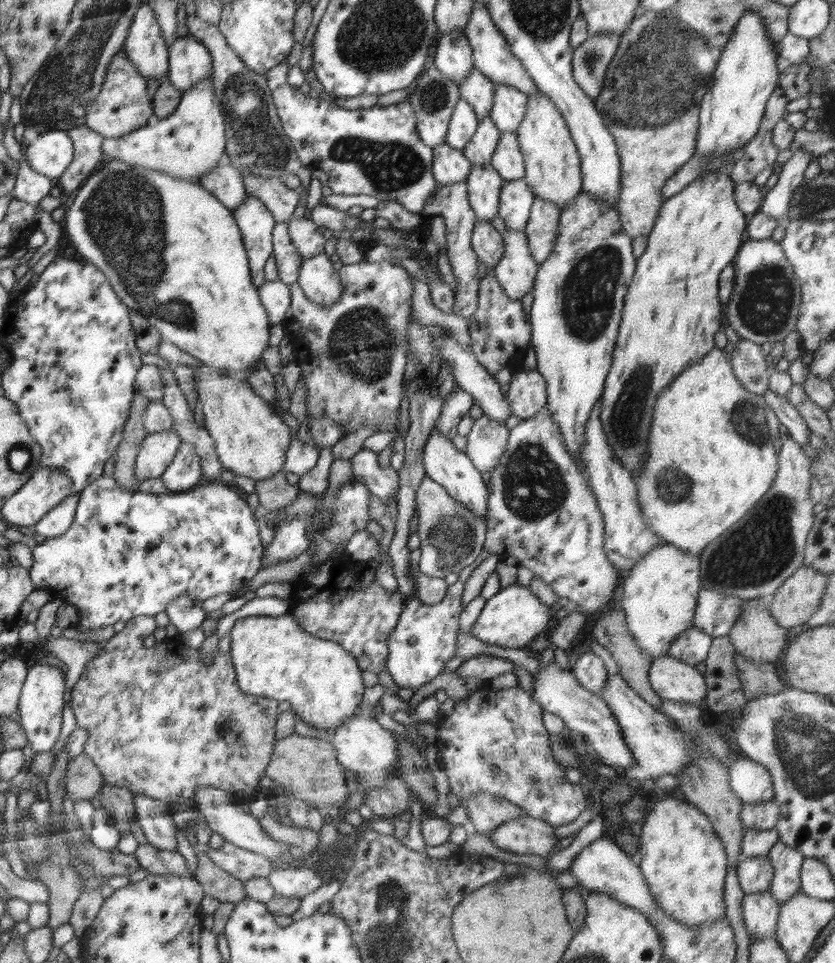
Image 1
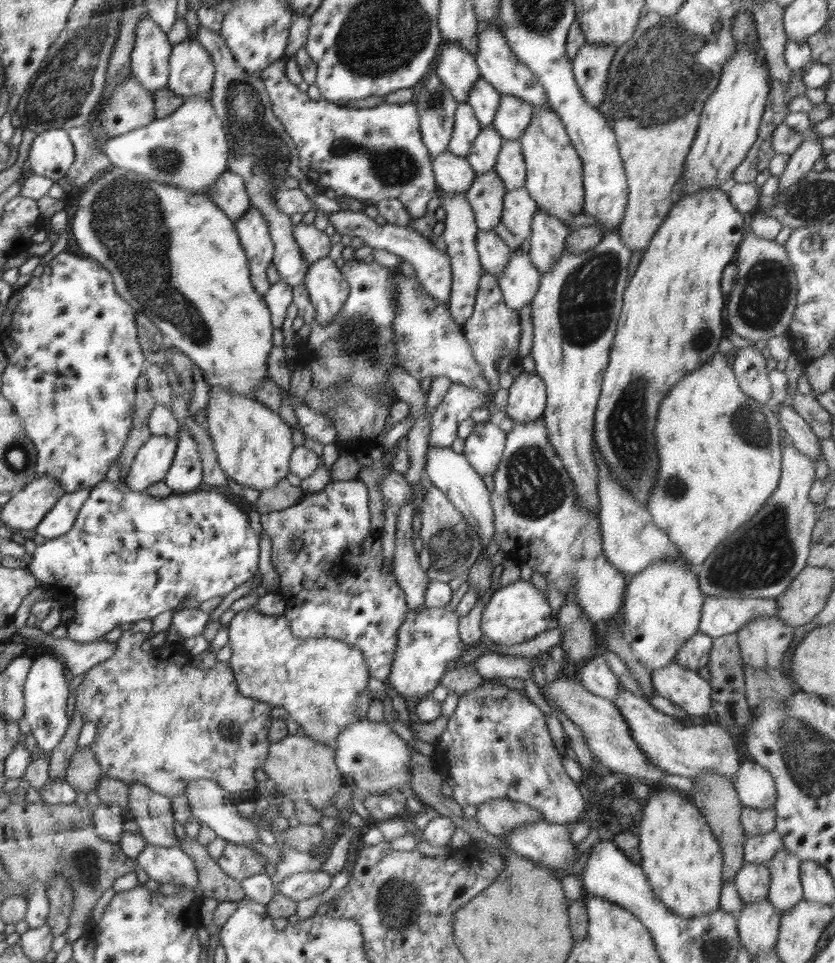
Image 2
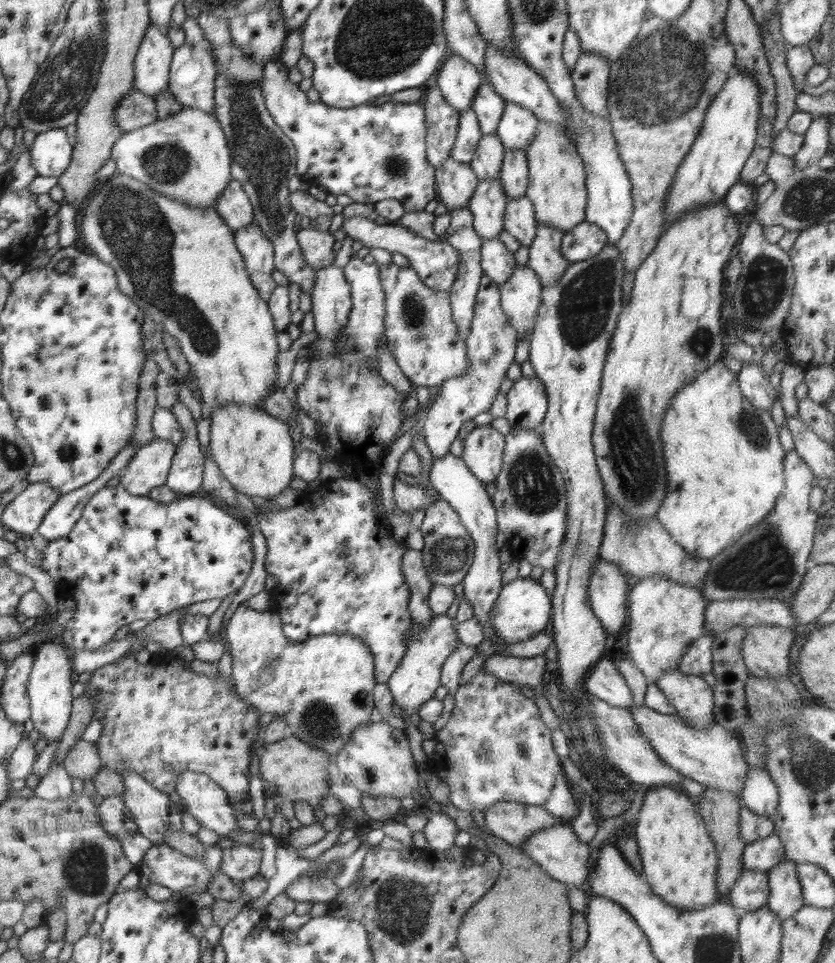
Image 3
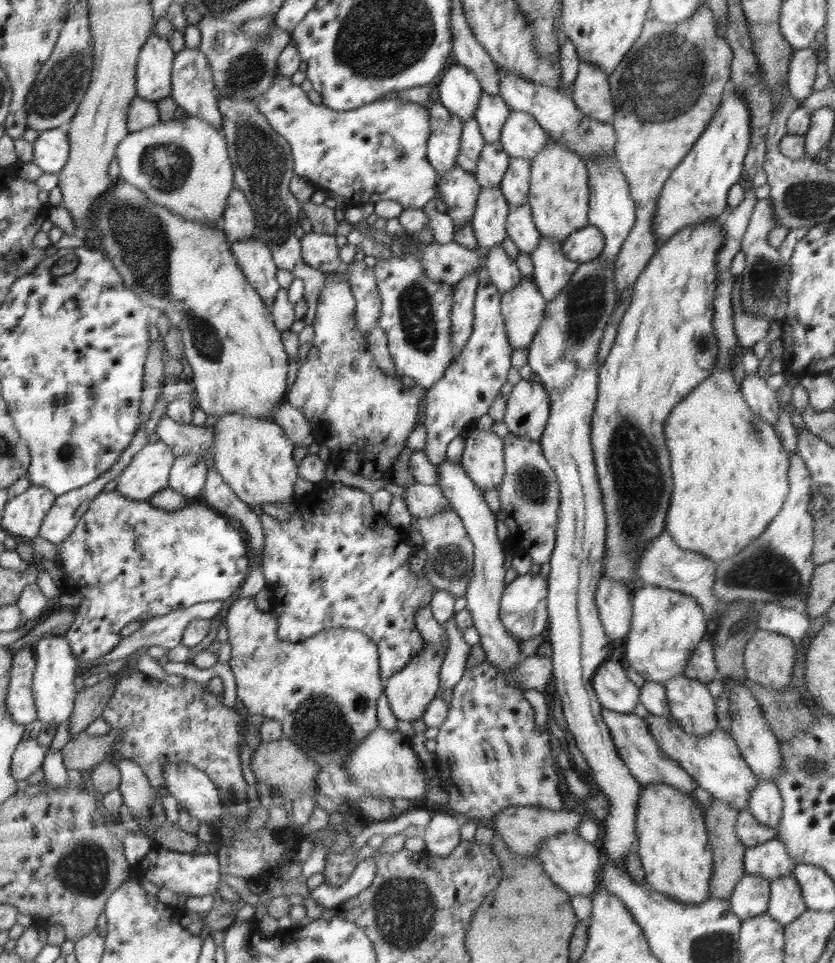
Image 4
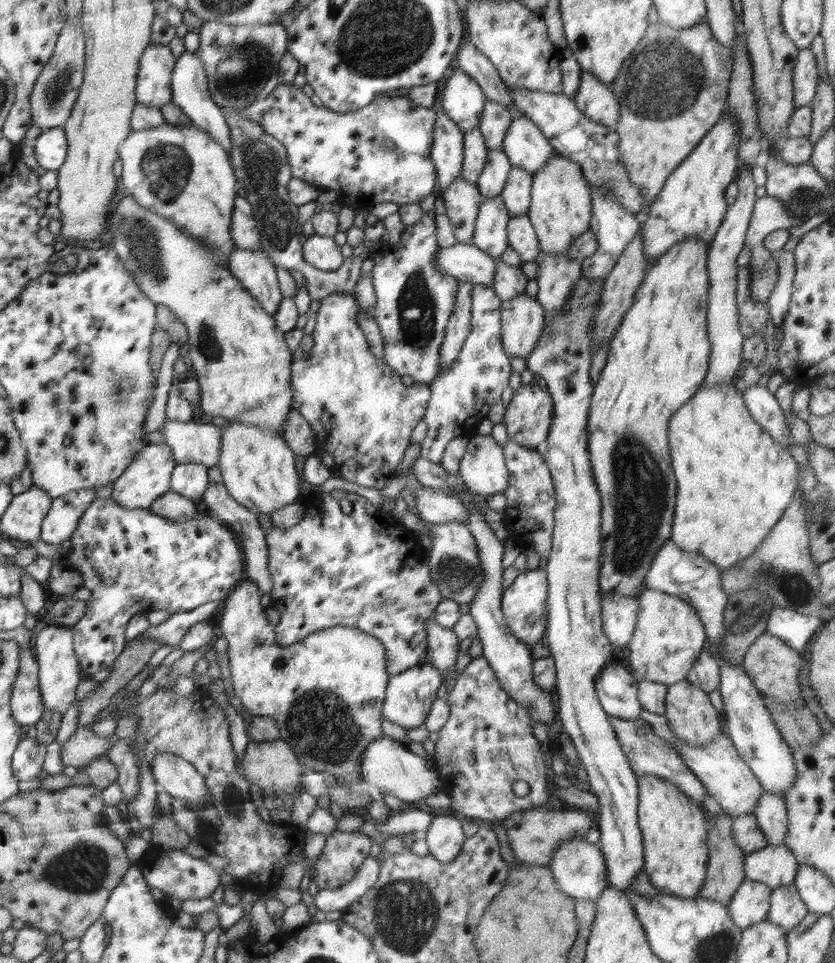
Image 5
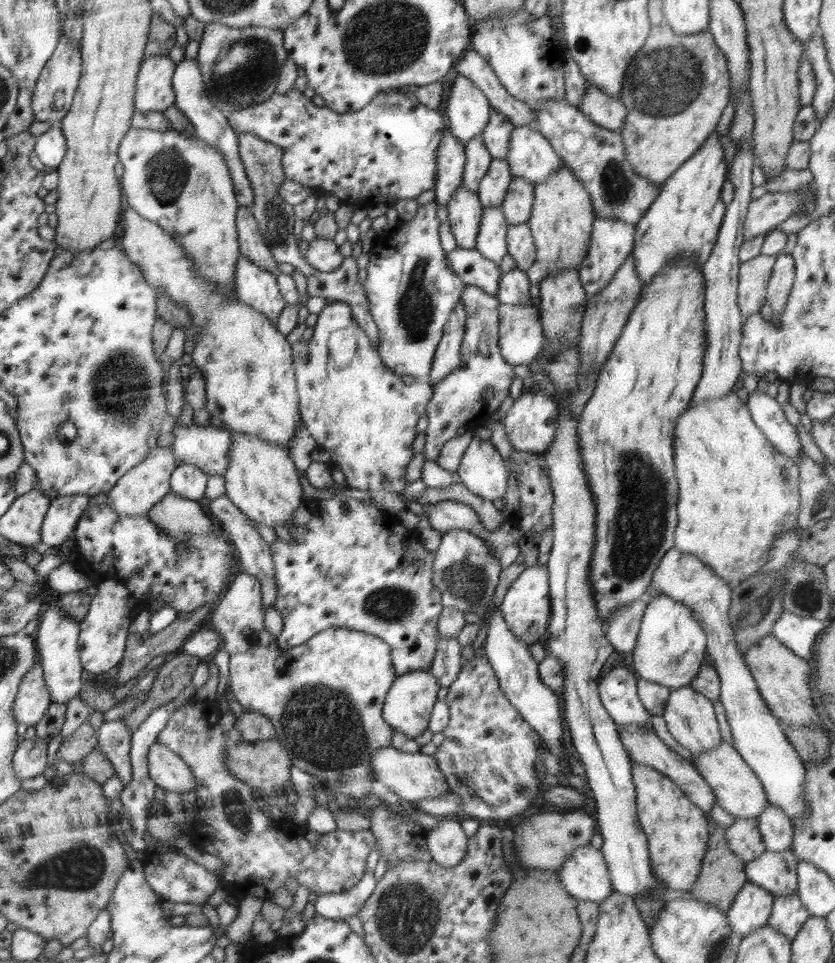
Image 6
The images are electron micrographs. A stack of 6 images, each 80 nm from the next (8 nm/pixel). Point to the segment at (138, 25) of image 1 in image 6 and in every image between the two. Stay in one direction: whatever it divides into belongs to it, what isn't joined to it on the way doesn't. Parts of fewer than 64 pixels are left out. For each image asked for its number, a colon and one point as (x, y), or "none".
2: (150, 58)
3: (152, 63)
4: (155, 62)
5: (154, 89)
6: (154, 91)

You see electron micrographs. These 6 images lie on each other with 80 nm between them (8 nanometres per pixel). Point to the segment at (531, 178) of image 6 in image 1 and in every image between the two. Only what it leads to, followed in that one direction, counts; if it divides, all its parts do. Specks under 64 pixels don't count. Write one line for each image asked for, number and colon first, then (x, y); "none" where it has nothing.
1: (509, 106)
2: (513, 116)
3: (517, 128)
4: (521, 136)
5: (525, 145)

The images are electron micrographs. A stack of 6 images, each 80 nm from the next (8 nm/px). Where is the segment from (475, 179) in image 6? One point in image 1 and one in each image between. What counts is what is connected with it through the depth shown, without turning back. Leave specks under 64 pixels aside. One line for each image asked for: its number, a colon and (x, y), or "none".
1: (463, 123)
2: (467, 127)
3: (469, 134)
4: (472, 142)
5: (475, 153)

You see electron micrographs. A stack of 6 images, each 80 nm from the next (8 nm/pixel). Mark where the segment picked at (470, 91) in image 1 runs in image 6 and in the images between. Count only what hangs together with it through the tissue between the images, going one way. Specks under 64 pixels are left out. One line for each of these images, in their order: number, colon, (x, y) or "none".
2: (484, 99)
3: (489, 106)
4: (492, 112)
5: (496, 119)
6: (496, 136)

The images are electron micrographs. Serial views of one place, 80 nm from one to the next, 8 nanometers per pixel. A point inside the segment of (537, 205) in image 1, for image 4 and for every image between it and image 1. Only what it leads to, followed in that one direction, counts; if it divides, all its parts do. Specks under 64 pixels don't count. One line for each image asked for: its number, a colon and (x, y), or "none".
2: (547, 238)
3: (545, 258)
4: (552, 270)

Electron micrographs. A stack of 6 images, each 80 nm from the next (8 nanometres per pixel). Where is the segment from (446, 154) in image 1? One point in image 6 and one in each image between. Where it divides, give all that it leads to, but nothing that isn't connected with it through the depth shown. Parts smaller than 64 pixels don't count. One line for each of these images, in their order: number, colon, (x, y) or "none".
2: (453, 174)
3: (456, 182)
4: (459, 190)
5: (462, 199)
6: (465, 210)

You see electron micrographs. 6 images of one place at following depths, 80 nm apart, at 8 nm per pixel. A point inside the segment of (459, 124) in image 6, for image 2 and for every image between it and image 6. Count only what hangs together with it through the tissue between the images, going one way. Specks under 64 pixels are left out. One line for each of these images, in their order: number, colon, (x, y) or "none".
2: (457, 69)
3: (458, 80)
4: (460, 92)
5: (463, 100)

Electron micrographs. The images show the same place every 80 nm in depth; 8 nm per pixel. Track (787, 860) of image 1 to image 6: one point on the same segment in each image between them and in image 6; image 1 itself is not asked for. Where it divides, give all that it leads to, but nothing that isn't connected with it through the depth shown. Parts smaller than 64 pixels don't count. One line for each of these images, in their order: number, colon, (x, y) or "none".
2: (785, 891)
3: (786, 898)
4: (786, 903)
5: (787, 910)
6: (788, 914)

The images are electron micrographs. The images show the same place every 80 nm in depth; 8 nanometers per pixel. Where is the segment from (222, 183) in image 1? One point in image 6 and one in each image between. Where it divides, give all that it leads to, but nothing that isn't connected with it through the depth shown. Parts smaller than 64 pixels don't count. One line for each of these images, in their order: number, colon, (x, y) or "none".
2: (229, 193)
3: (234, 207)
4: (238, 222)
5: (245, 234)
6: (251, 244)

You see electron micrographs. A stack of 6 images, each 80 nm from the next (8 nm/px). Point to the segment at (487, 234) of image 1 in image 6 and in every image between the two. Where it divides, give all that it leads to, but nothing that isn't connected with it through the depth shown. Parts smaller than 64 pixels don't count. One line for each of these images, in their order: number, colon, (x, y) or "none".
2: (494, 254)
3: (497, 262)
4: (501, 270)
5: (509, 281)
6: (514, 287)

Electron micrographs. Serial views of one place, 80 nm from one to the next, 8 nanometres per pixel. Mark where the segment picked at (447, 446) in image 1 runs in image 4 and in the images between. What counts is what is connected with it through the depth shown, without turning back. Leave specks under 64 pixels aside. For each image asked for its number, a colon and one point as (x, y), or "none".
2: (449, 471)
3: (451, 478)
4: (483, 594)

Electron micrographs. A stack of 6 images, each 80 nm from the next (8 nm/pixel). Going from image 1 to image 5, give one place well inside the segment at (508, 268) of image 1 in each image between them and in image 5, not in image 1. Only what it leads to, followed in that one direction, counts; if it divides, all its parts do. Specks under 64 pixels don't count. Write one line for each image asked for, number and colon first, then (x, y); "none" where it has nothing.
2: (519, 281)
3: (520, 298)
4: (523, 308)
5: (522, 318)

